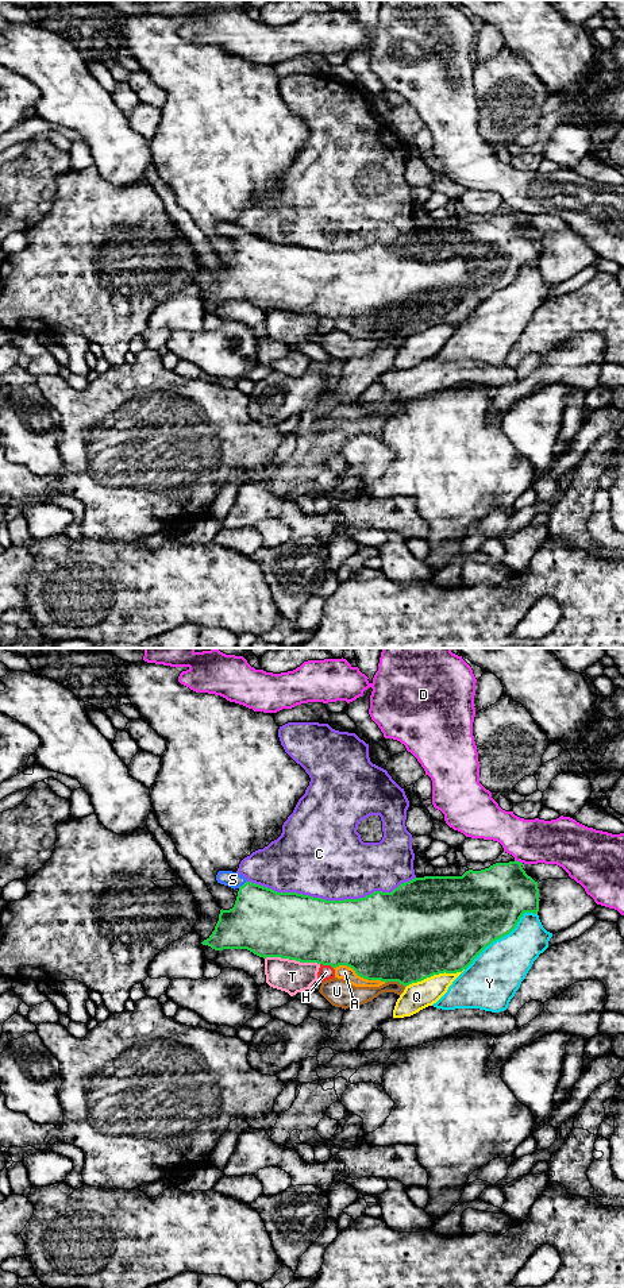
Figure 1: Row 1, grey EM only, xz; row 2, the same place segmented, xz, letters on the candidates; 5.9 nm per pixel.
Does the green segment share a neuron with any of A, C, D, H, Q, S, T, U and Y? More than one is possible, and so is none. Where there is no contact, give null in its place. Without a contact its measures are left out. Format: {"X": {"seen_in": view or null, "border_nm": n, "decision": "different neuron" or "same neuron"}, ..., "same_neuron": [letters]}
{"A": {"seen_in": "xz", "border_nm": 320, "decision": "same neuron"}, "C": {"seen_in": "xz", "border_nm": 1000, "decision": "different neuron"}, "D": {"seen_in": "xz", "border_nm": 50, "decision": "different neuron"}, "H": {"seen_in": "xz", "border_nm": 90, "decision": "different neuron"}, "Q": {"seen_in": "xz", "border_nm": 360, "decision": "different neuron"}, "S": {"seen_in": "xz", "border_nm": 70, "decision": "same neuron"}, "T": {"seen_in": "xz", "border_nm": 340, "decision": "different neuron"}, "U": {"seen_in": "xz", "border_nm": 130, "decision": "different neuron"}, "Y": {"seen_in": "xz", "border_nm": 550, "decision": "different neuron"}, "same_neuron": ["A", "S"]}

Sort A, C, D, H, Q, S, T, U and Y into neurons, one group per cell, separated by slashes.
A S / C / D / H / Q / T / U / Y

